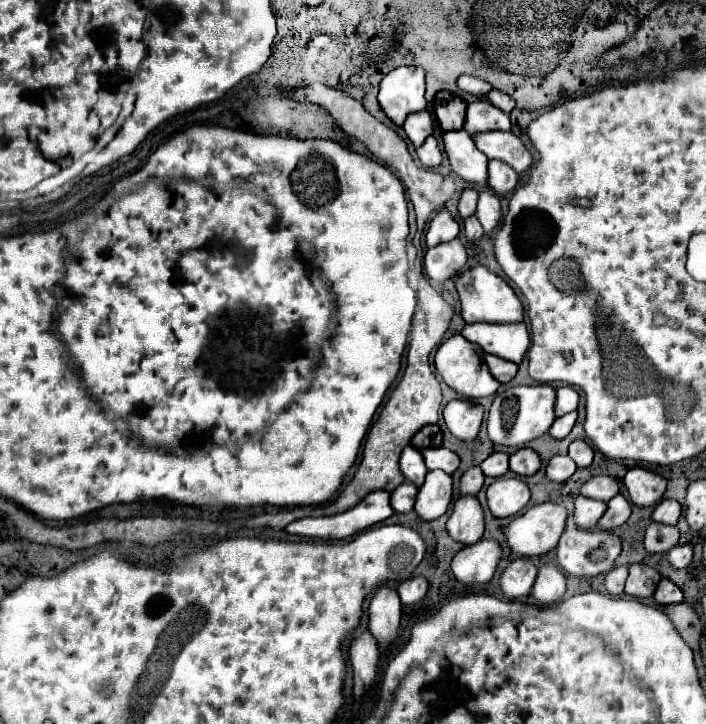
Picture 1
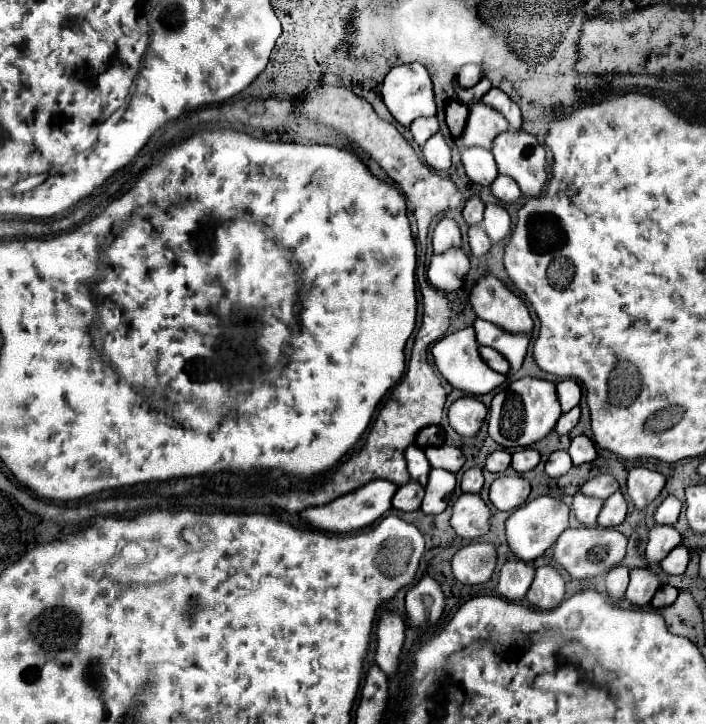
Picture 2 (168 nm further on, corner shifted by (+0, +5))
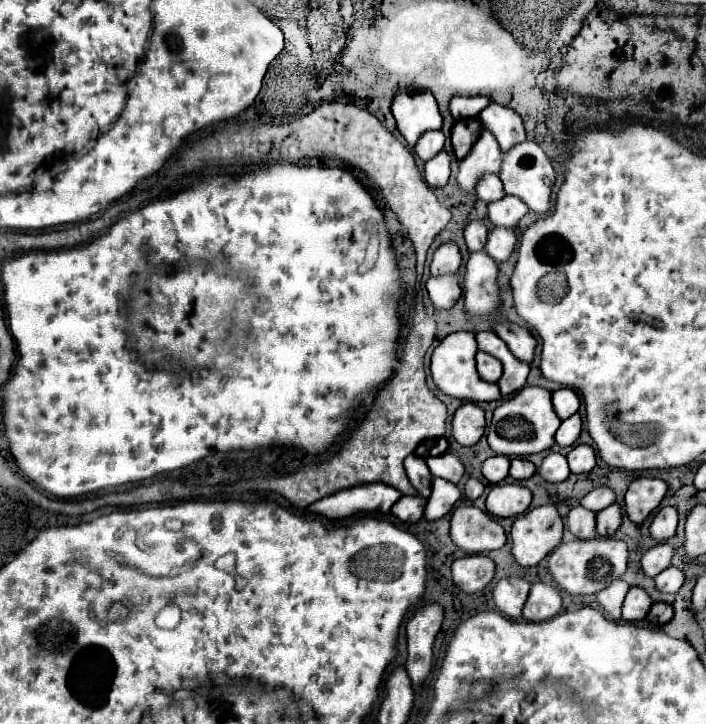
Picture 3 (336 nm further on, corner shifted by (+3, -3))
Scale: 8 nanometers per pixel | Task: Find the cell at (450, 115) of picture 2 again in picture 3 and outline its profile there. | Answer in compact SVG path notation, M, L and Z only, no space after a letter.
M464 119L464 121L458 121L454 125L454 129L452 129L452 145L454 145L454 153L456 153L458 161L462 161L468 155L468 151L476 143L480 131L482 131L480 119Z

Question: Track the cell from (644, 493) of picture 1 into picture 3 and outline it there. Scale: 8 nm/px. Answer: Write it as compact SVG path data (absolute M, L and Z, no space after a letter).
M642 477L630 483L626 491L626 513L632 523L642 525L644 519L660 505L666 495L666 483L660 479Z

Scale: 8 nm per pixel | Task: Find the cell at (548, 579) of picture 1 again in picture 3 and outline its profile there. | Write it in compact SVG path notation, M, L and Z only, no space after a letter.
M534 583L528 595L528 601L524 605L522 617L526 621L546 621L560 613L562 597L560 591L546 583Z

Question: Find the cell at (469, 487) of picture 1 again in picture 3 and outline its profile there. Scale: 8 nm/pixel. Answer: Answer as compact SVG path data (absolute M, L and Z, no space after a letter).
M468 477L466 483L464 483L464 495L466 495L470 501L476 501L482 493L484 493L484 485L482 485L478 479Z

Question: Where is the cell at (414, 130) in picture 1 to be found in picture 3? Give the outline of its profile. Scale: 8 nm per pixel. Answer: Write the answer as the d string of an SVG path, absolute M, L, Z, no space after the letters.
M428 131L422 135L422 139L416 143L416 155L422 161L428 161L432 157L436 157L444 147L444 135L442 131Z

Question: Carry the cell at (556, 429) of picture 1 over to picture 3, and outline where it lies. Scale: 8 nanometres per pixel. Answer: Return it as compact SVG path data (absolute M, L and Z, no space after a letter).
M574 413L572 417L568 417L566 421L562 421L558 433L556 433L556 443L566 447L566 445L574 445L580 437L580 431L582 431L582 421L580 421L580 415Z

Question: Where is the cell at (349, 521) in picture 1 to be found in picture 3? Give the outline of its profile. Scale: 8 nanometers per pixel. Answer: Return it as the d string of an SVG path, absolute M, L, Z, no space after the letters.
M366 483L332 493L330 497L324 497L322 501L310 505L308 511L324 515L328 519L344 519L356 513L390 513L392 505L400 497L402 495L386 483Z

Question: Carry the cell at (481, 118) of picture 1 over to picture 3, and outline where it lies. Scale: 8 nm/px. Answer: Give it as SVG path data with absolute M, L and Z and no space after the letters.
M486 129L480 133L478 141L474 143L470 155L460 161L460 171L458 171L458 187L464 193L474 193L478 181L488 175L488 173L498 173L502 167L502 157L504 153L498 147L498 141L494 135L490 135Z

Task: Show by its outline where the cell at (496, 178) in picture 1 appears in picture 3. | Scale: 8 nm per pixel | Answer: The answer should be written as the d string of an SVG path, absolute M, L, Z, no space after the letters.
M506 195L502 197L502 201L494 201L488 205L488 219L494 227L514 229L526 213L528 213L528 205L512 195Z

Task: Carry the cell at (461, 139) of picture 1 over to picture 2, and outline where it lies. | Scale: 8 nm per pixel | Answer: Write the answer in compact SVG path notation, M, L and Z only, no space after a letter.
M457 139L457 147L461 151L461 163L465 167L467 177L477 185L491 185L497 173L497 163L493 161L493 153L481 147L465 147Z

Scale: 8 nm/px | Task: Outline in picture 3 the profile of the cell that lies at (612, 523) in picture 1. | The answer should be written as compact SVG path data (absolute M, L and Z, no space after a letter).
M616 503L602 509L596 515L596 533L598 533L598 537L612 537L616 533L616 529L620 527L620 523L622 523L622 513L620 513L620 507Z

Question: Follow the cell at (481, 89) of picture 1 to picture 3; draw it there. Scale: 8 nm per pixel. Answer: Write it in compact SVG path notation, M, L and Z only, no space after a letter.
M454 97L450 101L450 113L452 113L454 121L462 121L462 119L478 117L478 113L486 105L490 105L490 99L486 99L486 97Z

